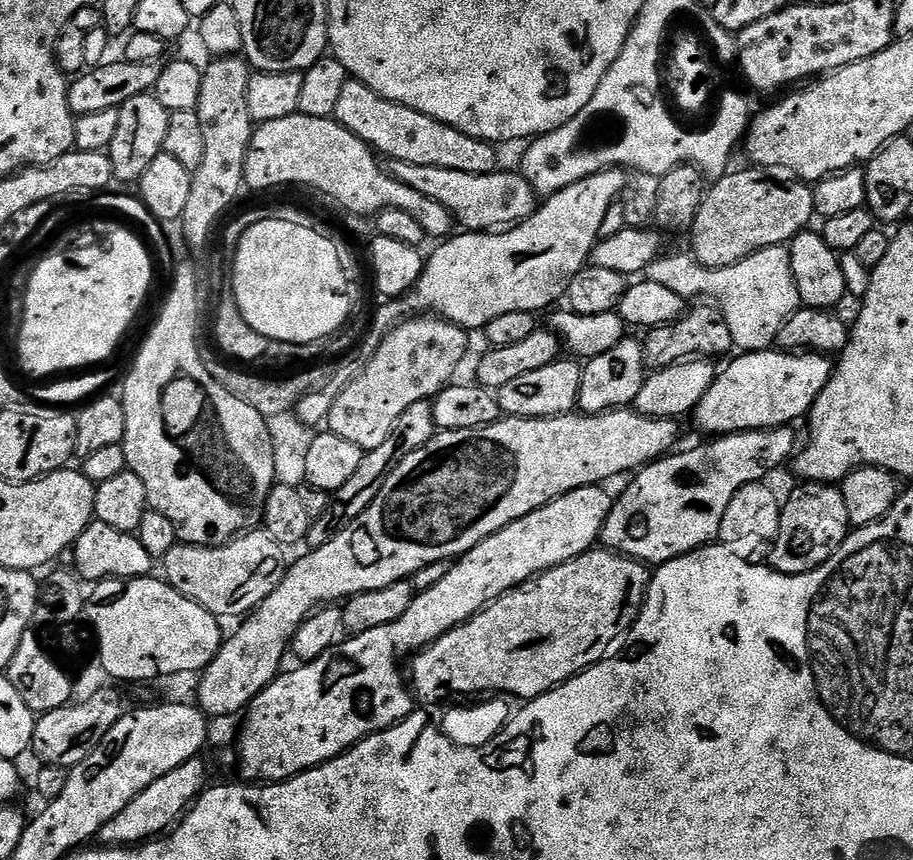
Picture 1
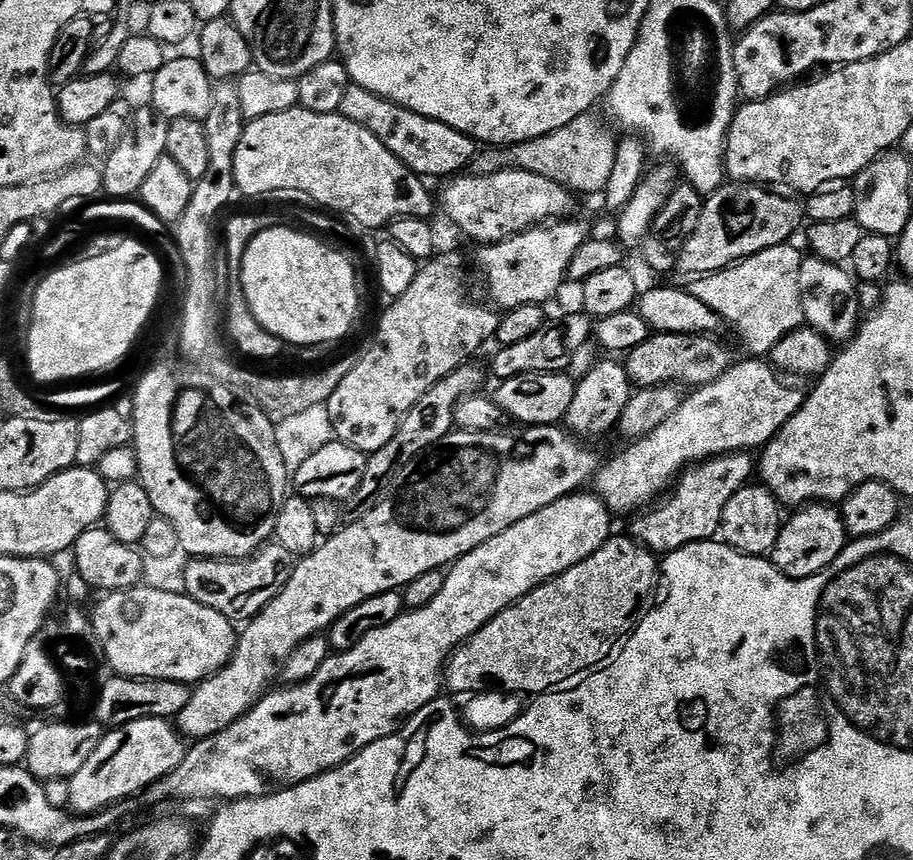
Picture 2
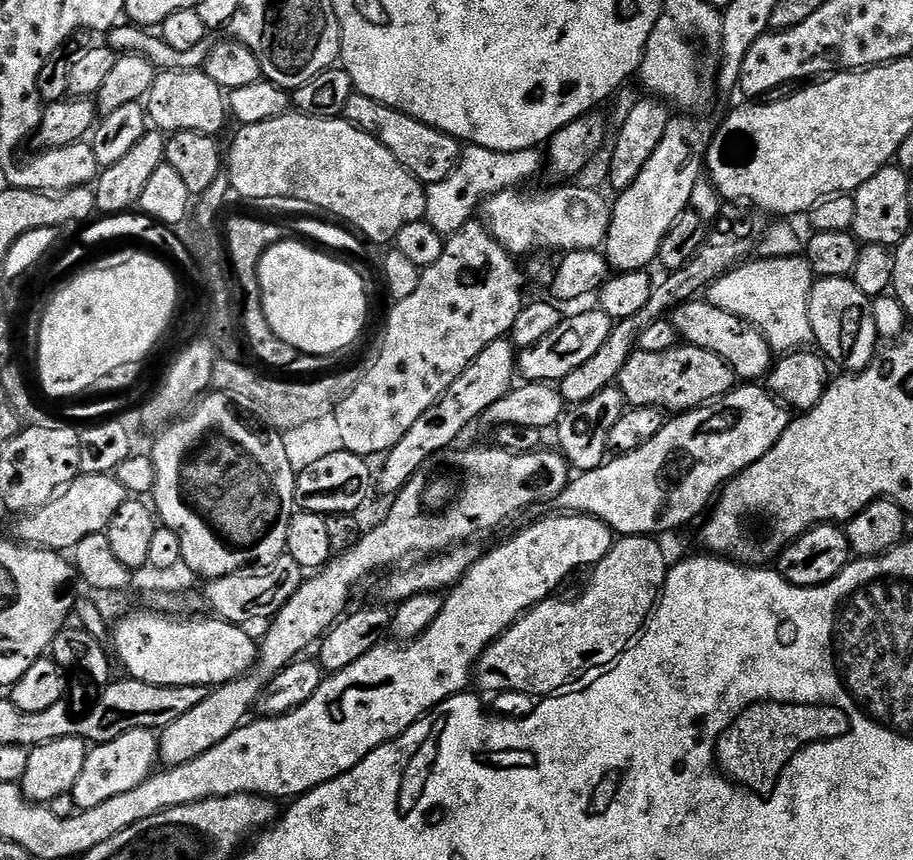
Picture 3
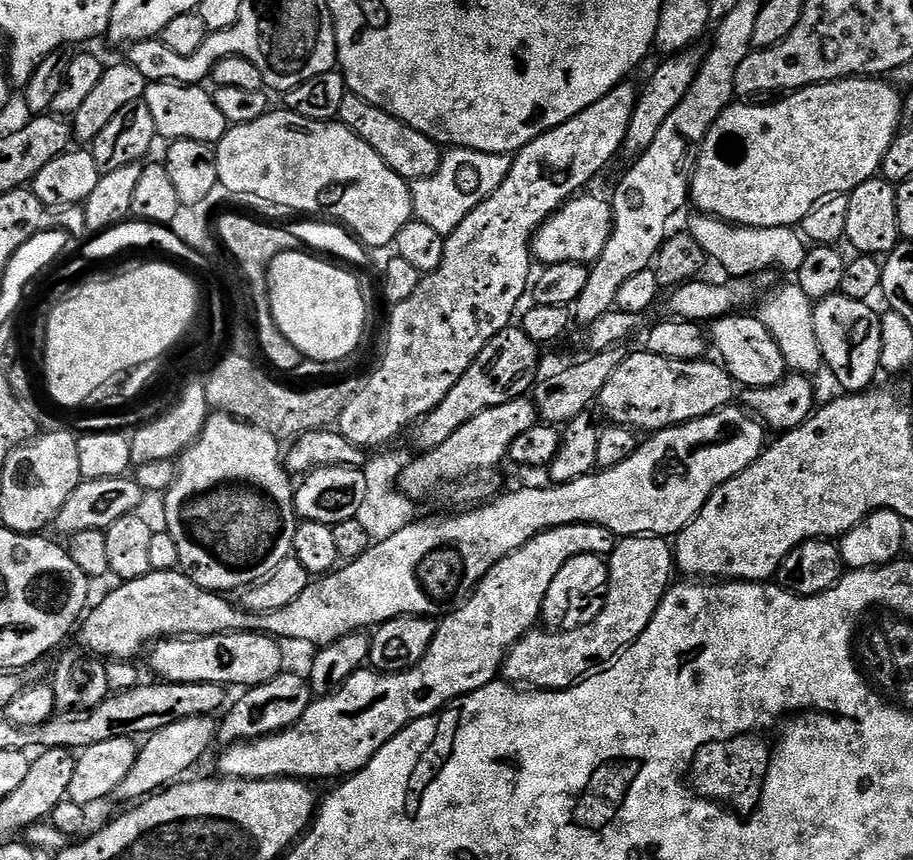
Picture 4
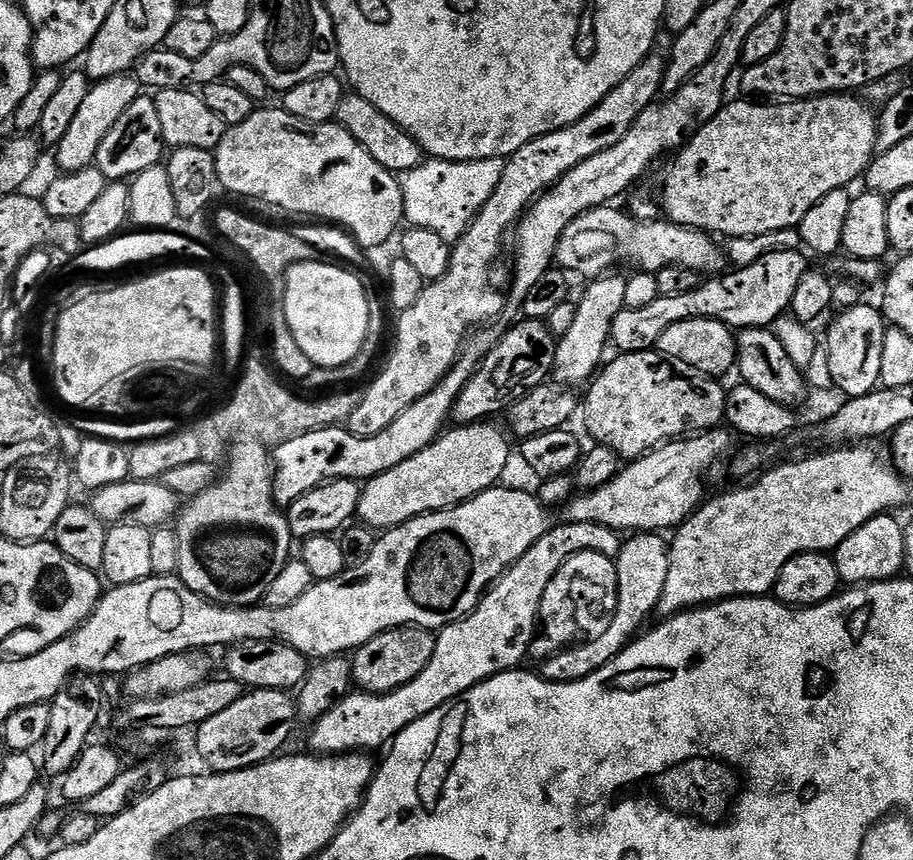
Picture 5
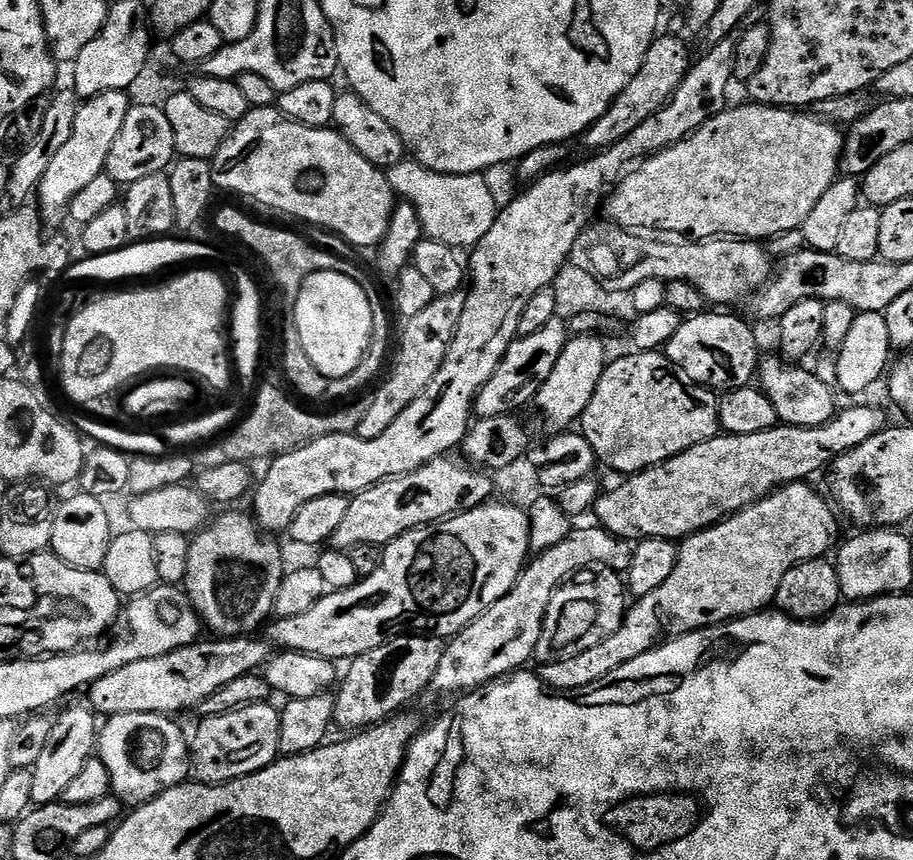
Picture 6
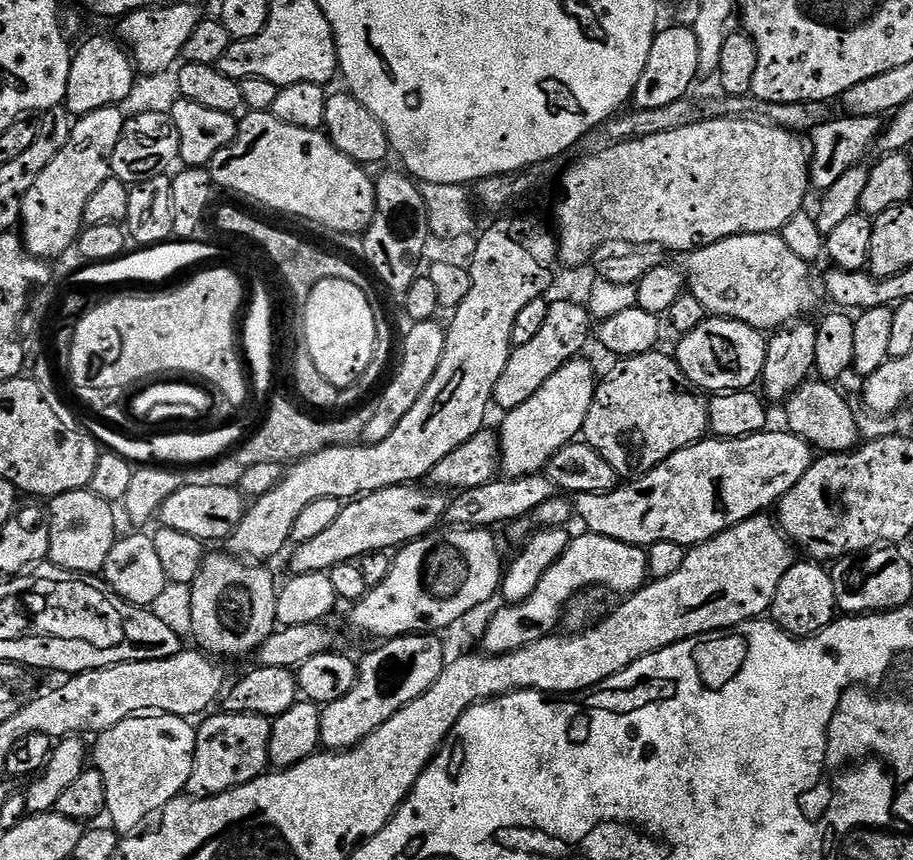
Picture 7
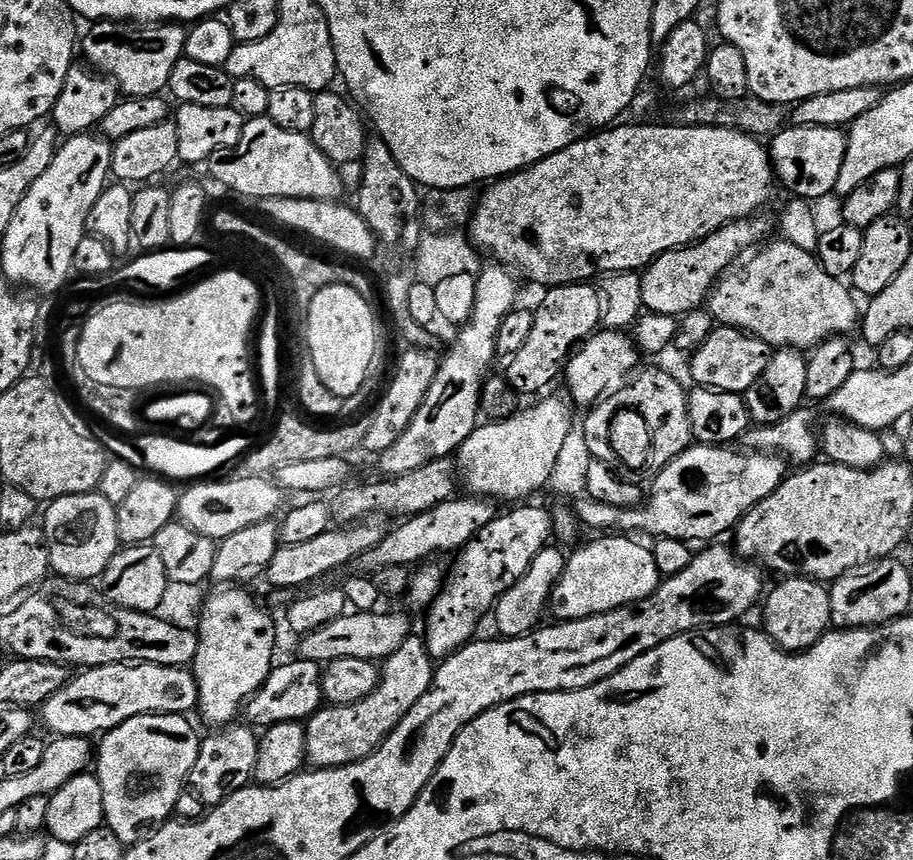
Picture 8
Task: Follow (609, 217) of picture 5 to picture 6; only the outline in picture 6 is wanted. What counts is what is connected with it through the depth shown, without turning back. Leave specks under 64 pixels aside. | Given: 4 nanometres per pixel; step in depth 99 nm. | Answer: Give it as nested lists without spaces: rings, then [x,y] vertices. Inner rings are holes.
[[[593,222],[585,228],[584,232],[574,242],[574,250],[572,251],[572,258],[570,264],[574,267],[578,267],[581,270],[586,270],[597,279],[608,291],[631,291],[634,286],[638,286],[638,282],[650,282],[651,280],[663,280],[665,282],[687,282],[690,286],[694,286],[698,291],[702,293],[705,301],[712,306],[724,306],[720,304],[736,304],[739,302],[747,301],[748,297],[756,292],[764,283],[768,281],[768,277],[772,275],[774,271],[773,261],[768,261],[768,256],[763,252],[761,245],[754,240],[741,240],[739,238],[713,238],[711,240],[698,240],[695,242],[677,242],[672,238],[656,238],[660,240],[651,240],[651,235],[641,234],[636,230],[629,230],[626,228],[617,228],[615,224],[611,222]]]

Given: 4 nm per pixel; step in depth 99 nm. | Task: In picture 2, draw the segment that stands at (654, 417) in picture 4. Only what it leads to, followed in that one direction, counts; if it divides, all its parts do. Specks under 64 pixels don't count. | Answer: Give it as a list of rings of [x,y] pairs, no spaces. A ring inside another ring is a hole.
[[[659,334],[649,335],[646,342],[639,344],[626,356],[628,377],[633,385],[641,388],[653,388],[659,384],[679,385],[680,380],[692,384],[688,386],[703,386],[722,378],[734,363],[734,357],[728,353],[728,348],[715,335],[699,336],[690,334]]]

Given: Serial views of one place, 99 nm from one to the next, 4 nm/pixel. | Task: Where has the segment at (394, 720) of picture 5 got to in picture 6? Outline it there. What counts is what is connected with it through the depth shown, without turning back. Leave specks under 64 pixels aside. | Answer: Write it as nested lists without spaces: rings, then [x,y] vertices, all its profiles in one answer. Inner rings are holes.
[[[577,527],[568,533],[566,539],[558,542],[558,546],[533,555],[525,563],[515,586],[505,596],[498,598],[498,602],[484,609],[477,620],[467,624],[460,633],[447,641],[442,662],[438,662],[438,670],[430,685],[433,693],[460,694],[523,669],[527,665],[524,663],[533,659],[550,598],[572,573],[593,566],[613,568],[618,573],[627,569],[633,545],[604,527],[593,527]]]

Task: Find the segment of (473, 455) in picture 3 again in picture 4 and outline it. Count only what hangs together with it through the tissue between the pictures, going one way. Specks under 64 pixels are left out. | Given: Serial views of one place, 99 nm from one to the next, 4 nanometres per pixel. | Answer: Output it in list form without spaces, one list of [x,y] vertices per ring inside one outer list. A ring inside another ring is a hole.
[[[191,716],[178,722],[170,722],[170,726],[162,726],[157,732],[151,733],[148,740],[137,751],[134,766],[117,786],[115,799],[132,800],[147,798],[179,781],[183,772],[188,772],[208,752],[212,740],[217,739],[218,724],[212,716]]]

